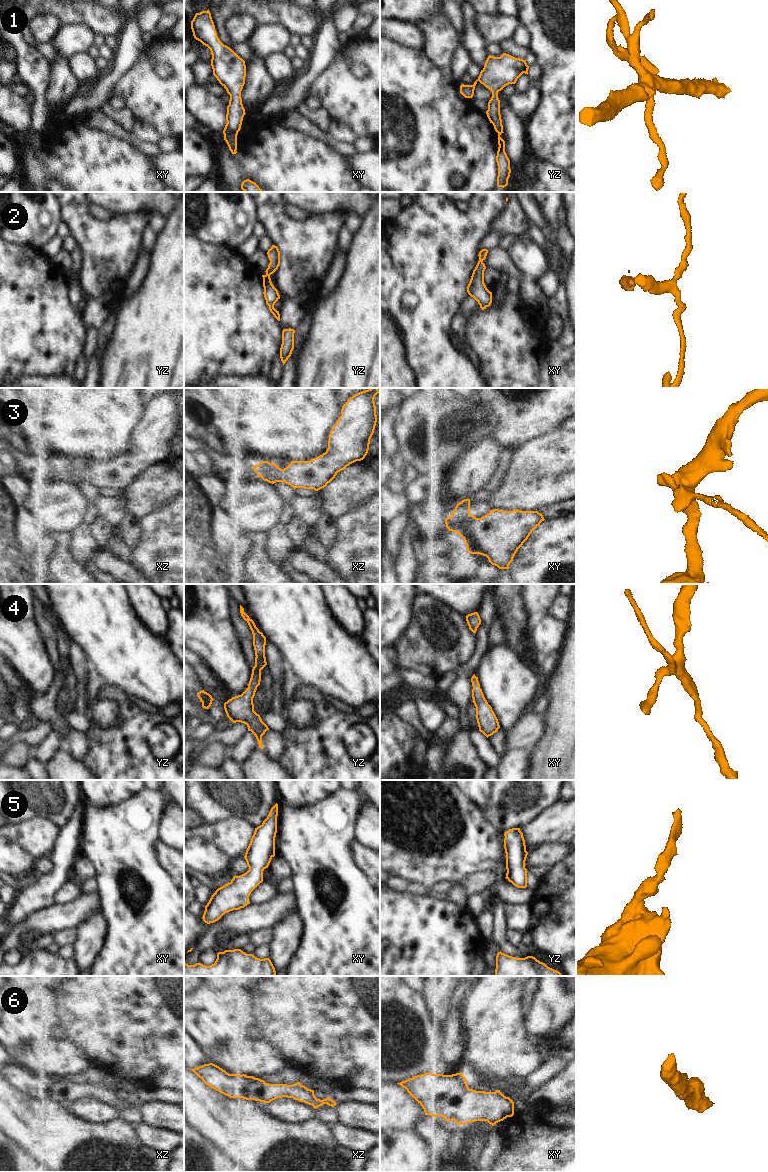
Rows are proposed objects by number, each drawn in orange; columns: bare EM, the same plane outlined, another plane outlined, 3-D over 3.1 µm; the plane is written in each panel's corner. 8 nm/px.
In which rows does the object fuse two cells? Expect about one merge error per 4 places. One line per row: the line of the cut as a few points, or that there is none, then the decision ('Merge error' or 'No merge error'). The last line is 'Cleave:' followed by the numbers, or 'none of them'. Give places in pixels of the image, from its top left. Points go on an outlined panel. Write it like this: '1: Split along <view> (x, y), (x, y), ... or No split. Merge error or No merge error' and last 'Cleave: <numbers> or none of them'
1: No split. No merge error
2: No split. No merge error
3: Split along xy (452, 514), (458, 521), (462, 521), (469, 515). Merge error
4: No split. No merge error
5: No split. No merge error
6: No split. No merge error
Cleave: 3

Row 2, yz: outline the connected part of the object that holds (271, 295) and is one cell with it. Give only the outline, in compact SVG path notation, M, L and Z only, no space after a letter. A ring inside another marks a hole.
M272 245L272 247L268 250L267 255L270 263L265 271L266 274L262 275L264 287L263 294L266 300L266 304L269 306L270 312L278 321L280 321L279 311L274 308L275 303L280 299L280 295L278 293L278 290L272 284L270 278L270 275L273 274L280 265L280 251L277 246Z

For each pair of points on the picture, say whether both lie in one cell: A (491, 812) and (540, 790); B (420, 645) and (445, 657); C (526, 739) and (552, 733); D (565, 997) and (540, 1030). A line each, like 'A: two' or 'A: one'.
A: one
B: one
C: two
D: one

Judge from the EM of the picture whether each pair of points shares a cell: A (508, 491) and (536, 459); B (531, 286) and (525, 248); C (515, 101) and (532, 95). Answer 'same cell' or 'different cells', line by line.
A: same cell
B: different cells
C: same cell

